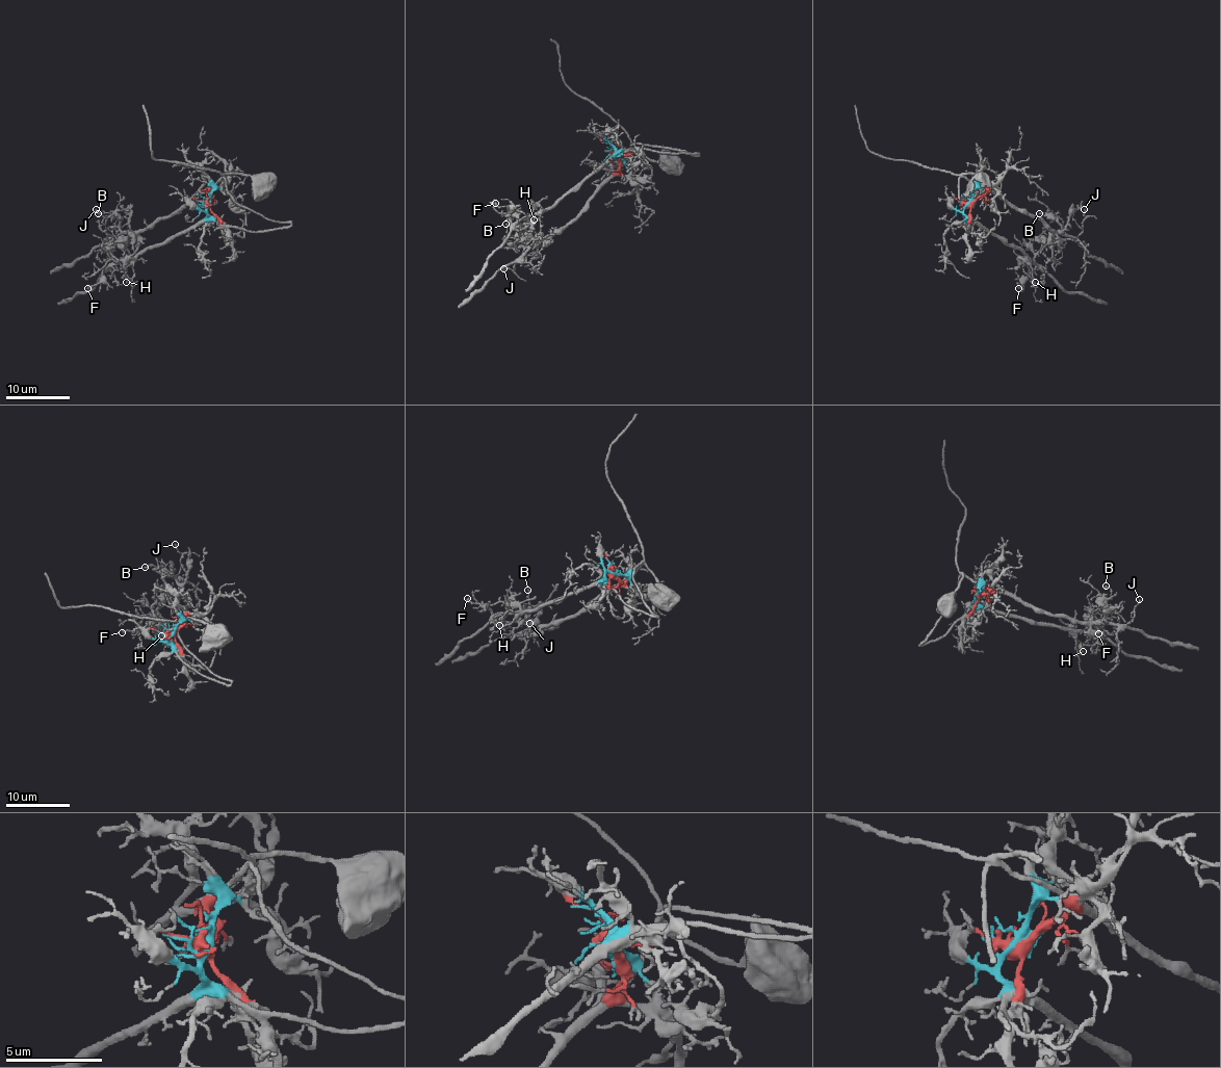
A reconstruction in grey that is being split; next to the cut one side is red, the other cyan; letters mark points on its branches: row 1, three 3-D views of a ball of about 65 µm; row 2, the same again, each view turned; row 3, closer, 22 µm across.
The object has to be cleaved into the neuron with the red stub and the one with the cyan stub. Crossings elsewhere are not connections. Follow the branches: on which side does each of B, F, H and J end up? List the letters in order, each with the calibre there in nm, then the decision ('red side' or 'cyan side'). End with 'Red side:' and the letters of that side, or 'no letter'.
B: 160 nm thick; red side
F: 190 nm thick; cyan side
H: 130 nm thick; cyan side
J: 130 nm thick; red side
Red side: B, J

